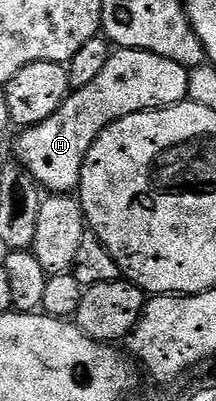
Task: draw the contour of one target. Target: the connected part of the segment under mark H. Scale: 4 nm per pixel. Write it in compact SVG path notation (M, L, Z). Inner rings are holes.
M122 48L113 51L112 57L102 66L98 78L86 86L69 91L61 106L46 122L35 124L32 128L23 129L16 140L16 156L19 167L25 168L41 189L52 194L72 194L80 187L80 175L86 154L90 146L115 120L126 118L139 112L153 112L155 108L169 108L175 104L183 104L188 100L189 69L178 62L170 62L170 58L162 58L153 52L139 52L133 48Z

